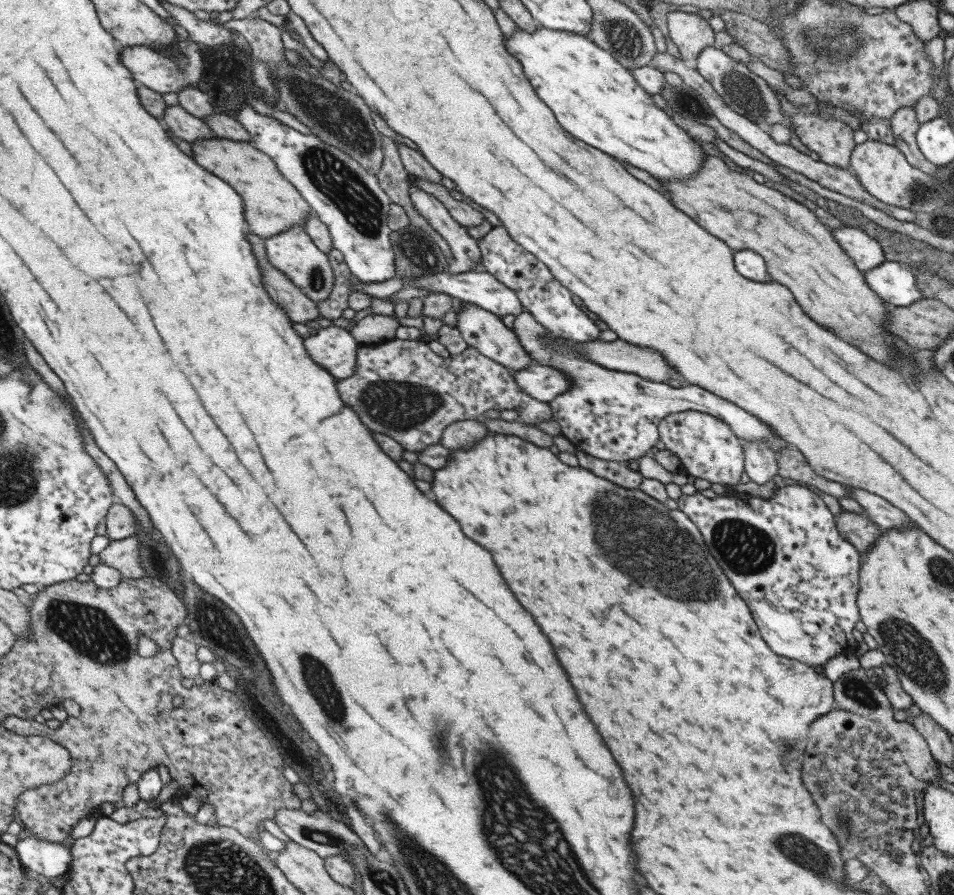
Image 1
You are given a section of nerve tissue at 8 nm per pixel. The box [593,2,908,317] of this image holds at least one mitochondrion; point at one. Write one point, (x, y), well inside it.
(827, 42)

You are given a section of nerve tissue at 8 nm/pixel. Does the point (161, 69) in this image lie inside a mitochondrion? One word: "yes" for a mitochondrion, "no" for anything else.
no

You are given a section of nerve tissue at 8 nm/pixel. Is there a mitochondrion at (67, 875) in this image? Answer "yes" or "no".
no

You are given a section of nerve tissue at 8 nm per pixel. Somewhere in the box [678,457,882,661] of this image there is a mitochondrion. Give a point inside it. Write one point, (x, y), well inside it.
(745, 548)

